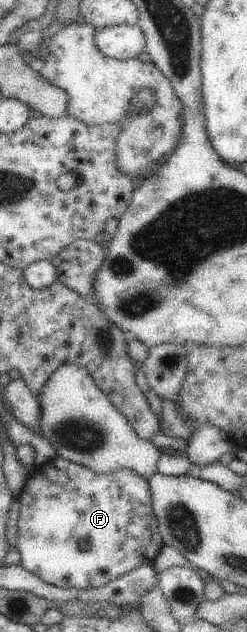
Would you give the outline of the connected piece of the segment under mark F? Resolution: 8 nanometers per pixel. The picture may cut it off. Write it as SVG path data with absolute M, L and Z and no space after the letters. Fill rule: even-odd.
M56 457L48 460L42 465L35 467L32 475L26 480L25 486L18 497L20 502L19 518L17 522L17 550L20 552L20 565L37 575L42 581L60 587L60 589L100 589L107 586L115 579L121 578L124 574L130 573L142 564L152 564L156 555L162 549L163 537L159 532L159 521L154 515L151 495L149 492L148 480L134 473L130 468L116 470L111 474L99 474L80 464L72 463L67 459Z

